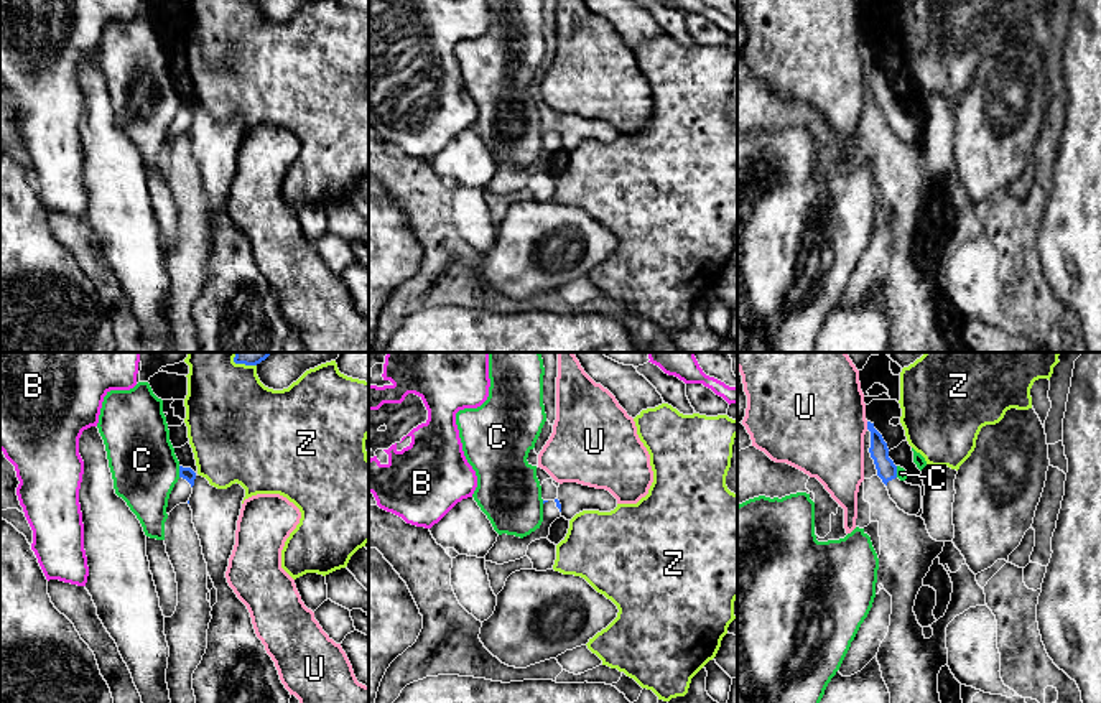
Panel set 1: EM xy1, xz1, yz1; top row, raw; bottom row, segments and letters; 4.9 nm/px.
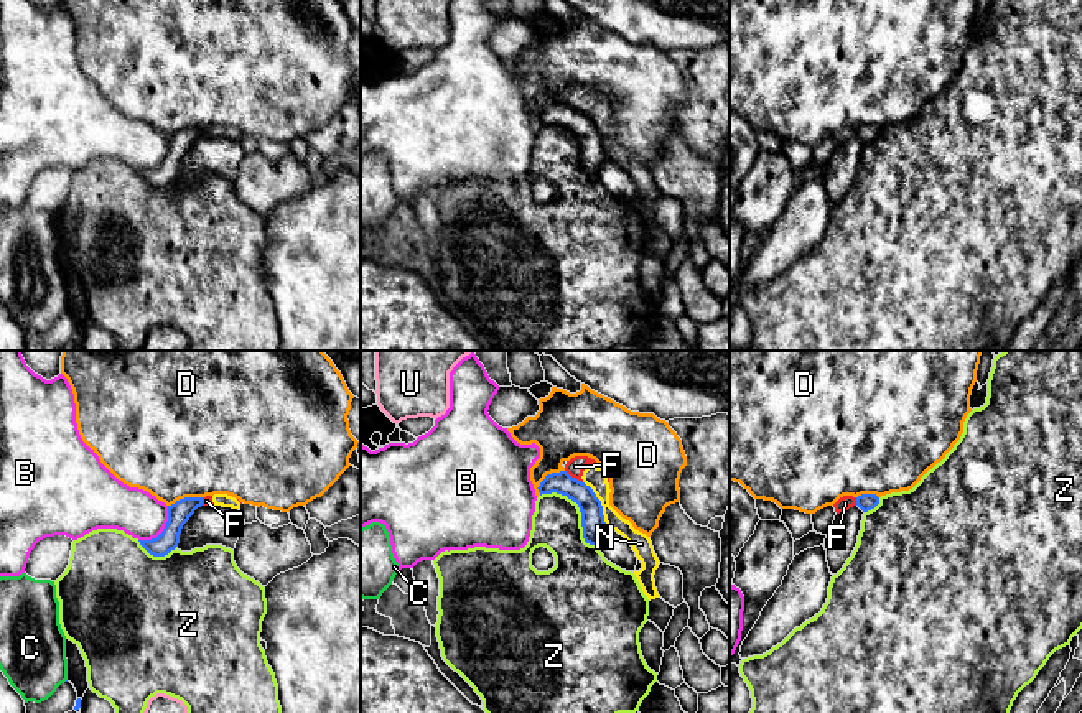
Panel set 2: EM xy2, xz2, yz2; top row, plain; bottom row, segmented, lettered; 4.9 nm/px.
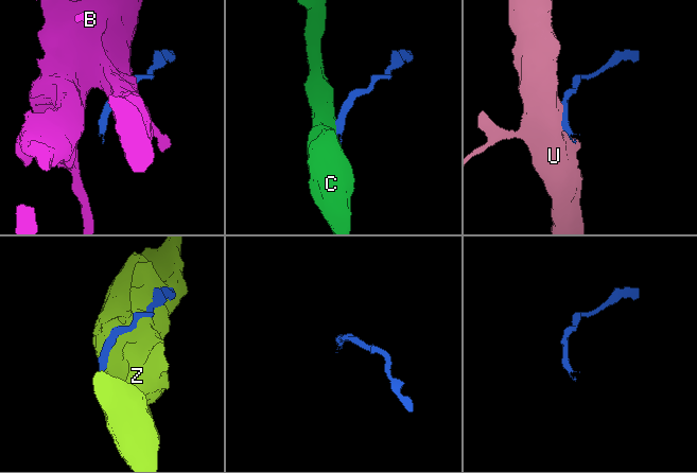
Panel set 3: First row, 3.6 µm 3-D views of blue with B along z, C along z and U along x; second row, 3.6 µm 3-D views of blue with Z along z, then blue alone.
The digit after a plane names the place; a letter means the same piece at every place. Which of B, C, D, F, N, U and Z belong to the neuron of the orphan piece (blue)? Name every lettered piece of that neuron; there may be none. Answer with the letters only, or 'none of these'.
none of these

